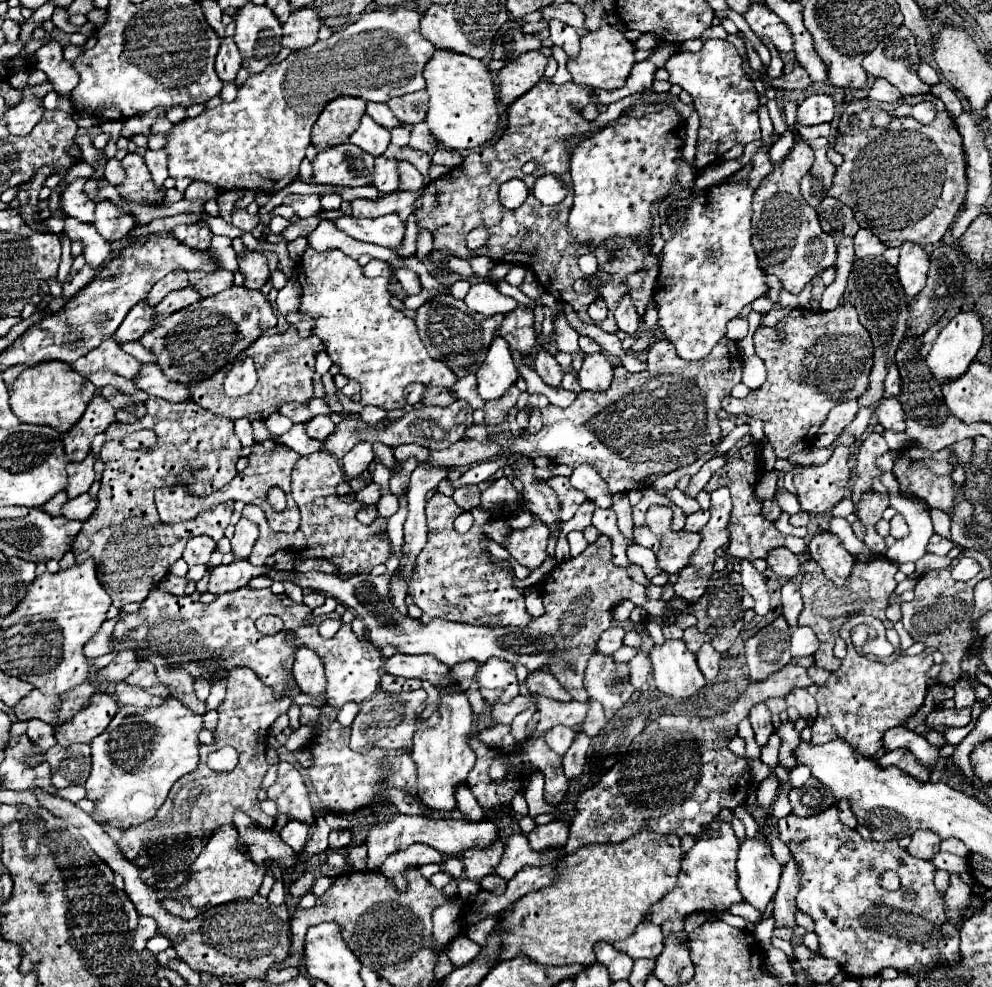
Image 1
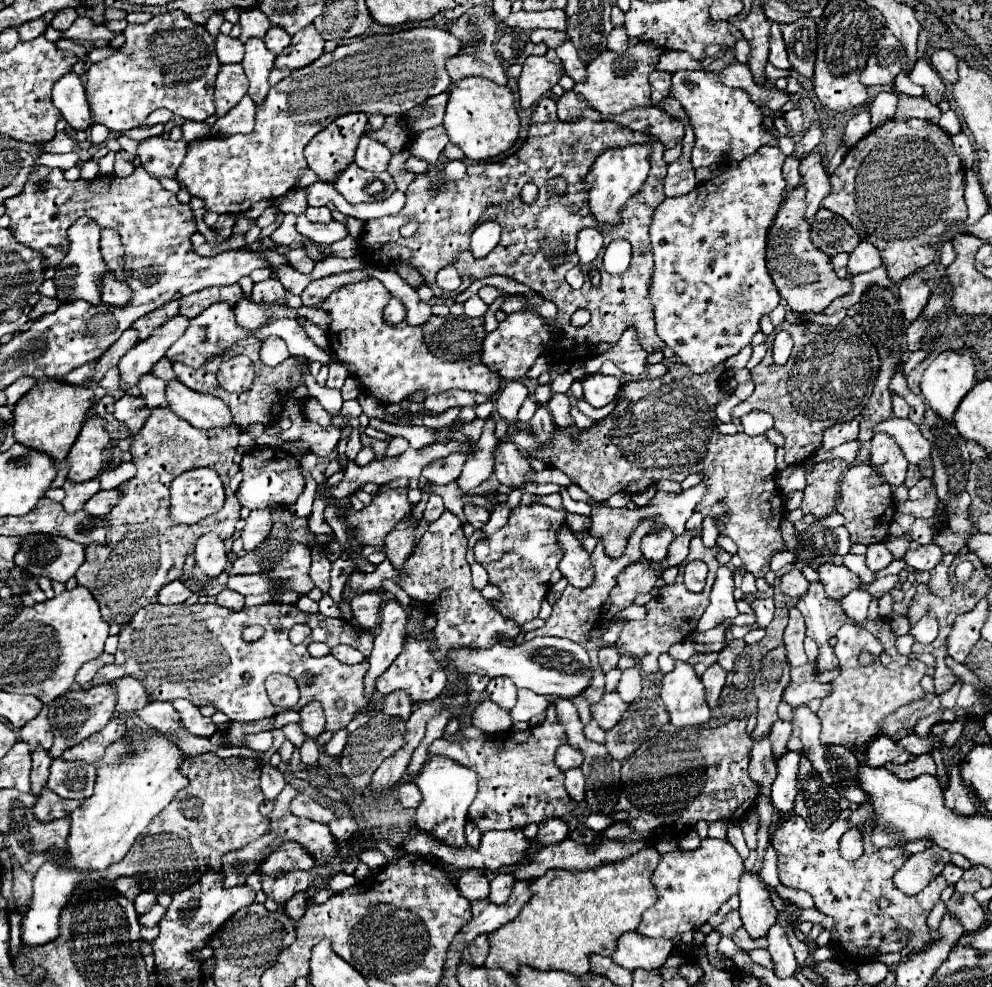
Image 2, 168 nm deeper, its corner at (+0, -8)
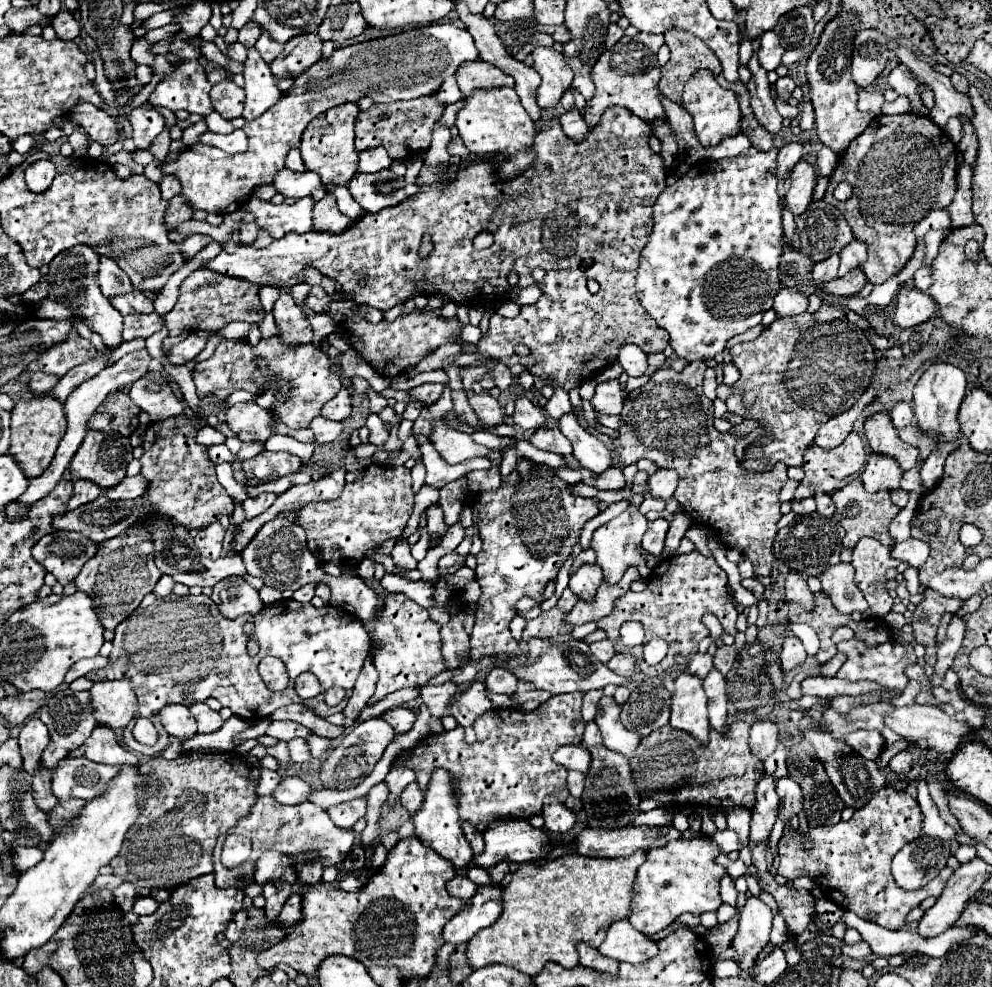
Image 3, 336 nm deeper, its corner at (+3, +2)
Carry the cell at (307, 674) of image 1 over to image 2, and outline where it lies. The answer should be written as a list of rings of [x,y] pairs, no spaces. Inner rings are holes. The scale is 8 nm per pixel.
[[[308,703],[302,711],[300,711],[300,727],[304,731],[306,737],[316,739],[320,733],[324,733],[324,713],[318,707],[318,703]]]

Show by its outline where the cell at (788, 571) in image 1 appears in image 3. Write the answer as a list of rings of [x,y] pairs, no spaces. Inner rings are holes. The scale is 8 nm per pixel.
[[[789,573],[785,579],[785,593],[789,601],[801,603],[805,609],[813,607],[813,593],[807,587],[807,581],[801,577],[801,573]]]

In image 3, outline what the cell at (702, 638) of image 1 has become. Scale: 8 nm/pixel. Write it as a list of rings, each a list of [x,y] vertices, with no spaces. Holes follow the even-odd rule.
[[[693,653],[693,657],[689,659],[687,671],[703,679],[711,671],[711,667],[713,667],[713,657],[709,653]]]

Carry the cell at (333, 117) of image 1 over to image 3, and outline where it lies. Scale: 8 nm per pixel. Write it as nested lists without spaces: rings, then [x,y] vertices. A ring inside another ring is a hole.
[[[345,103],[337,109],[329,109],[329,113],[323,113],[317,117],[317,121],[309,123],[309,129],[305,129],[301,137],[301,157],[309,171],[315,171],[321,181],[327,185],[327,189],[333,189],[335,185],[347,185],[353,173],[357,173],[357,149],[355,149],[355,119],[359,115],[357,103]]]

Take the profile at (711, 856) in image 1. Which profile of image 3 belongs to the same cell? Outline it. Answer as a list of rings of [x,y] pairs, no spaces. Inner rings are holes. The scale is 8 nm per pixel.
[[[693,837],[693,839],[677,839],[671,841],[665,847],[649,849],[645,863],[637,871],[635,879],[635,895],[633,895],[633,911],[629,915],[631,925],[645,933],[655,935],[667,925],[671,925],[679,915],[683,913],[695,913],[701,915],[705,911],[717,911],[723,903],[719,897],[719,881],[723,875],[727,875],[727,869],[717,863],[717,855],[721,855],[721,847],[711,837]]]

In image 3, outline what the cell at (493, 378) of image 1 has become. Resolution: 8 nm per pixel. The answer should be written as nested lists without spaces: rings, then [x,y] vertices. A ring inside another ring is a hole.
[[[513,389],[513,401],[515,401],[515,411],[511,421],[527,431],[535,431],[539,427],[545,427],[545,413],[541,407],[531,403],[529,395],[523,389]]]

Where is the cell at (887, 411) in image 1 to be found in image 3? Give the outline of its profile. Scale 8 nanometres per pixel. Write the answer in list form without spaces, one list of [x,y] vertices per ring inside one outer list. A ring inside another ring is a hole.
[[[869,453],[867,465],[861,473],[861,481],[869,493],[875,493],[879,489],[885,491],[899,489],[901,477],[903,477],[903,469],[897,465],[897,459],[881,457],[879,453]]]

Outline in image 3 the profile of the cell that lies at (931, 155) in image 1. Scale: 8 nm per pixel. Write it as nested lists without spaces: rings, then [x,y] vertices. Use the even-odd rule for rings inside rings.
[[[907,113],[907,115],[877,115],[877,117],[873,117],[873,121],[869,123],[869,127],[867,127],[857,139],[853,139],[851,145],[849,145],[849,149],[841,155],[841,163],[839,163],[839,165],[835,167],[835,171],[831,173],[829,187],[827,187],[827,191],[825,191],[823,201],[827,201],[827,203],[835,205],[837,209],[841,209],[841,213],[845,215],[849,227],[853,229],[853,235],[855,235],[857,239],[861,239],[861,241],[867,243],[869,257],[867,257],[867,261],[861,265],[861,269],[863,269],[863,273],[867,275],[867,279],[869,279],[873,285],[877,285],[877,283],[885,283],[887,279],[891,279],[893,275],[897,275],[897,273],[907,265],[907,261],[911,259],[911,255],[913,255],[913,251],[915,251],[915,235],[913,235],[915,223],[919,223],[923,217],[927,217],[933,209],[943,209],[943,207],[947,207],[947,205],[953,201],[955,193],[957,193],[957,147],[949,141],[947,135],[943,135],[943,131],[941,131],[929,117],[925,117],[925,115],[915,115],[915,113]],[[841,181],[847,181],[847,183],[853,187],[853,195],[851,195],[851,199],[847,199],[847,201],[835,201],[835,197],[833,197],[833,189],[835,189]]]

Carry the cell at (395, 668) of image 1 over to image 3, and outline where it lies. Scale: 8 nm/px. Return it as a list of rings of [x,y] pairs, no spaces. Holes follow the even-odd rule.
[[[391,593],[385,599],[383,615],[379,617],[381,635],[377,637],[373,631],[373,663],[379,671],[379,681],[371,703],[383,699],[385,695],[403,689],[403,687],[421,687],[431,677],[445,671],[443,657],[441,657],[441,639],[439,639],[439,625],[429,619],[429,613],[419,607],[415,601],[405,597],[403,593]]]

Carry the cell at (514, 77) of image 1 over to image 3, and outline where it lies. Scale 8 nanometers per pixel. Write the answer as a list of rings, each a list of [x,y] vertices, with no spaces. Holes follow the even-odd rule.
[[[537,47],[531,55],[533,69],[541,75],[541,85],[537,87],[537,105],[553,107],[569,89],[573,81],[573,71],[565,63],[563,55],[553,47]]]

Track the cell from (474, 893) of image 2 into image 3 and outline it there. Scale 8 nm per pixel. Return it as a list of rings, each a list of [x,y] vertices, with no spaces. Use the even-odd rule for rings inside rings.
[[[459,873],[447,883],[447,891],[459,899],[471,899],[477,893],[477,885],[465,873]]]

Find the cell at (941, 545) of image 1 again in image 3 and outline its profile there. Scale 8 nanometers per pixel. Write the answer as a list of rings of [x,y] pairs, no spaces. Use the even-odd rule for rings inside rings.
[[[909,537],[903,543],[893,545],[893,549],[891,549],[891,555],[895,559],[907,561],[911,567],[917,567],[917,569],[927,561],[929,553],[931,553],[929,543],[921,541],[921,539],[915,539],[915,537]]]

